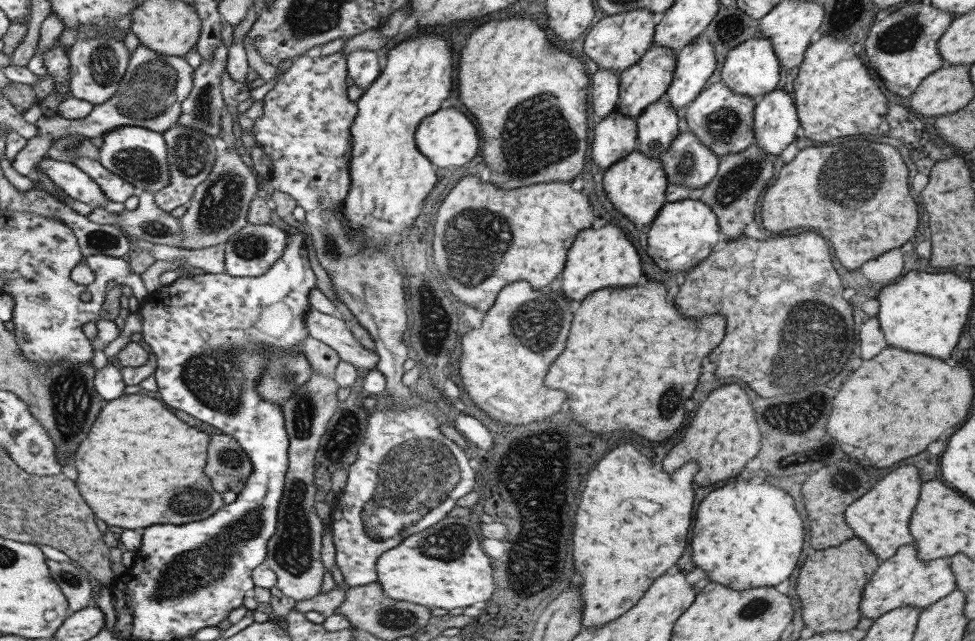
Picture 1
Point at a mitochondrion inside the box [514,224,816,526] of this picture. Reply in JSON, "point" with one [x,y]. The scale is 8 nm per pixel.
{"point":[667,407]}

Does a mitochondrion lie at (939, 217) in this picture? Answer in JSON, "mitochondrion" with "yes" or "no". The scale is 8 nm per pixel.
{"mitochondrion":"no"}

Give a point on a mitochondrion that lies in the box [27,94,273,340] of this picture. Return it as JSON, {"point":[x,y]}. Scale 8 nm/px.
{"point":[226,191]}

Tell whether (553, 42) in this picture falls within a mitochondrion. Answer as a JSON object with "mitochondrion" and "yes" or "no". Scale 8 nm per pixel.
{"mitochondrion":"no"}

